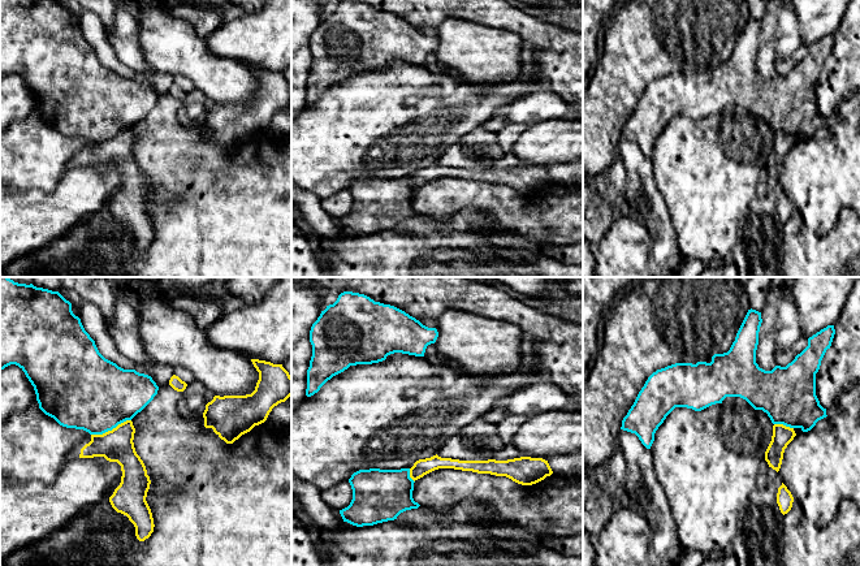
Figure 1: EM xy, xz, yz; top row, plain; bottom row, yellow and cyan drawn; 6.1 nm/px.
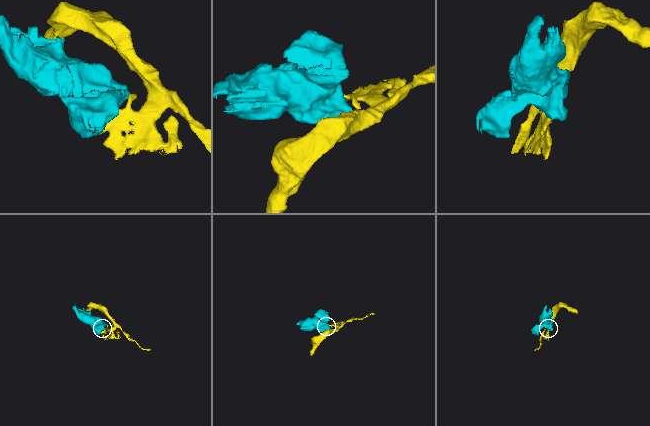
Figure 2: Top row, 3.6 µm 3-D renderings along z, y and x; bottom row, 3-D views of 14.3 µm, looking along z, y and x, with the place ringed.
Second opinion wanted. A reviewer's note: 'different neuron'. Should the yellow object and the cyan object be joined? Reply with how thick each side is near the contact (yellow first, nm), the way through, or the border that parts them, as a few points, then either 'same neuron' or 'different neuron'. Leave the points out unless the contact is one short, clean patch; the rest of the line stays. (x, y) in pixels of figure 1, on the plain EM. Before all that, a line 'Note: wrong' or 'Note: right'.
Note: right
200/460 nm | along xy (130, 128), (102, 142), (91, 143) | different neuron

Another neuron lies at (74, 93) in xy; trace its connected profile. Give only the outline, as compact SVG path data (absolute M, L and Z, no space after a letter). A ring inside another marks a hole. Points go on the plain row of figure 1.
M0 0L0 79L5 75L18 74L34 95L39 117L48 125L53 126L60 134L66 137L83 138L90 143L103 143L112 139L118 133L131 129L141 121L157 103L159 95L151 85L139 82L135 78L124 78L116 72L105 68L98 59L95 49L85 39L81 27L72 20L72 12L59 0Z

